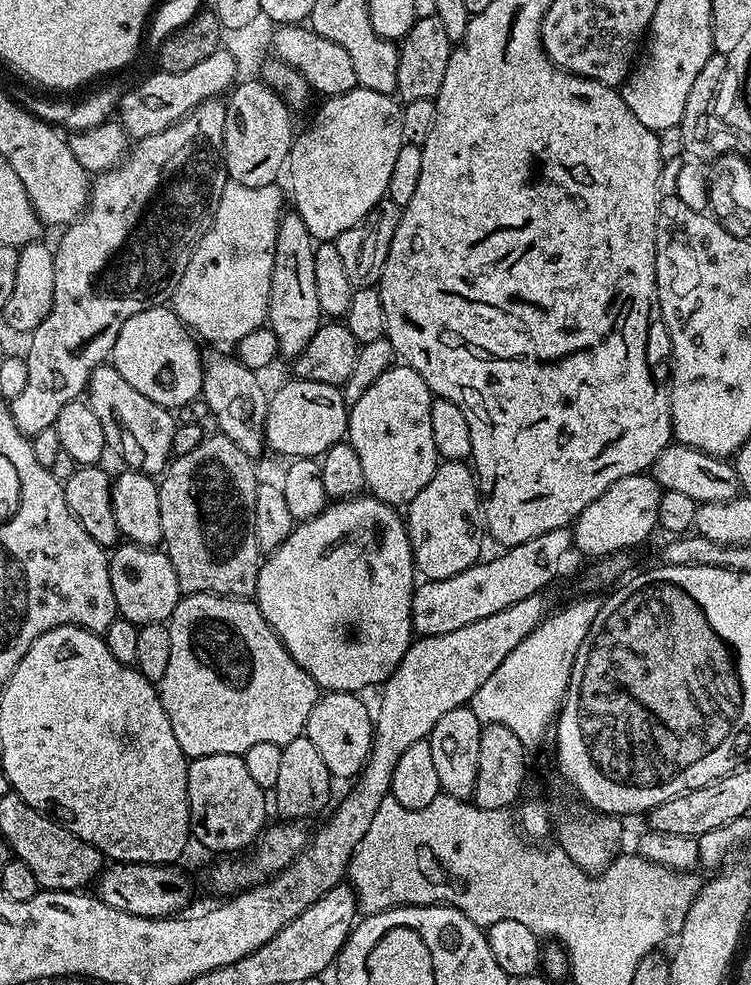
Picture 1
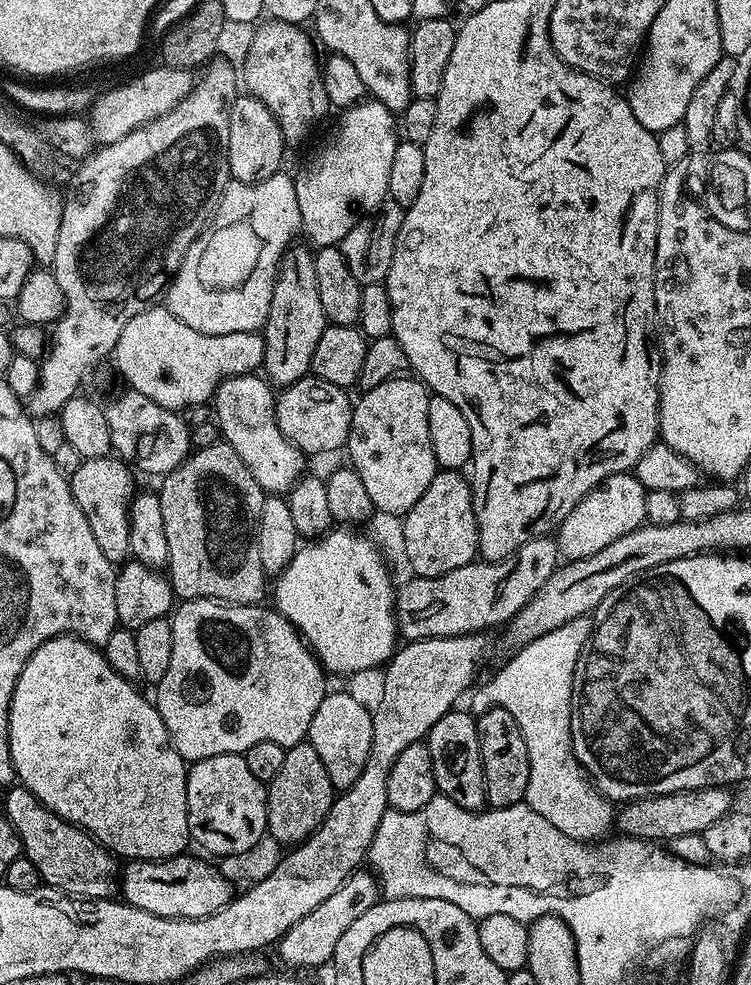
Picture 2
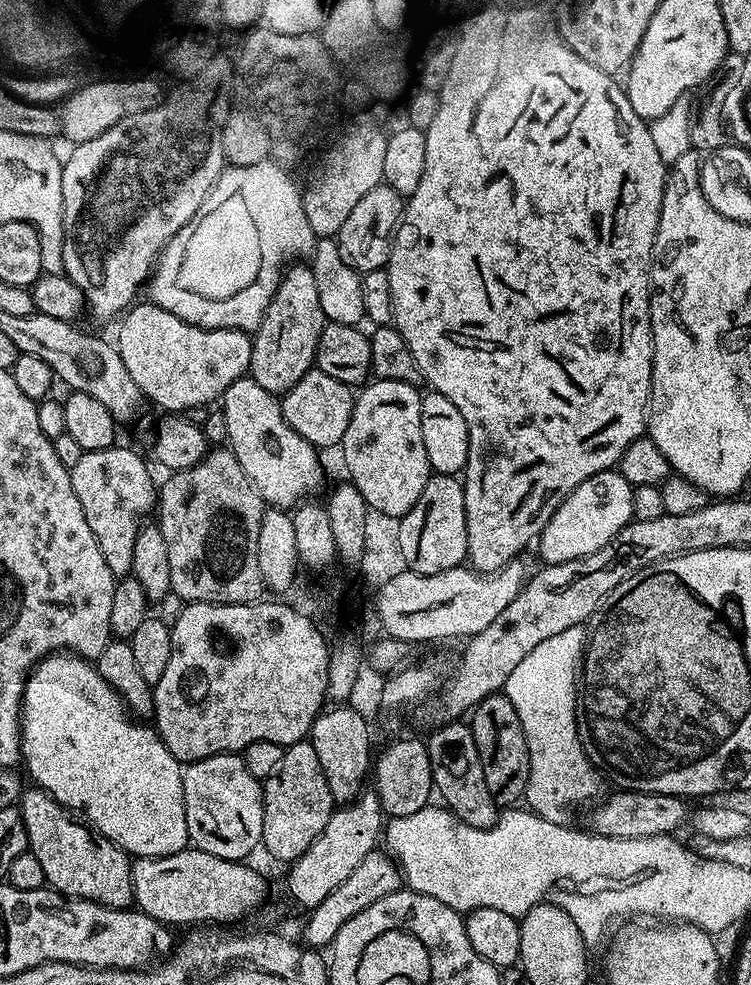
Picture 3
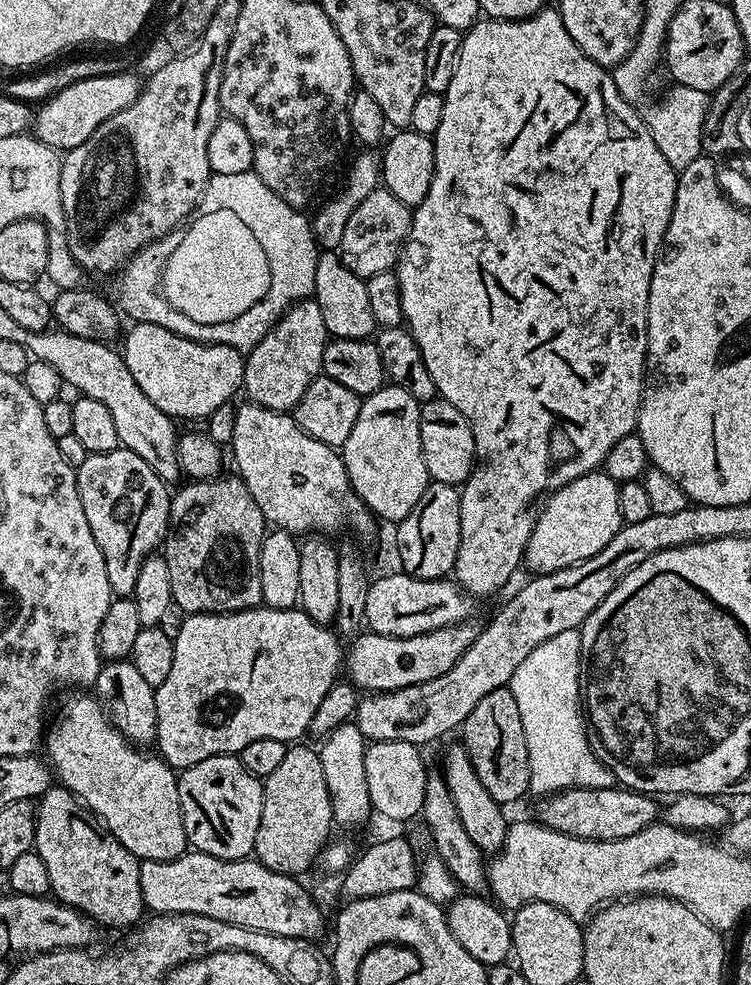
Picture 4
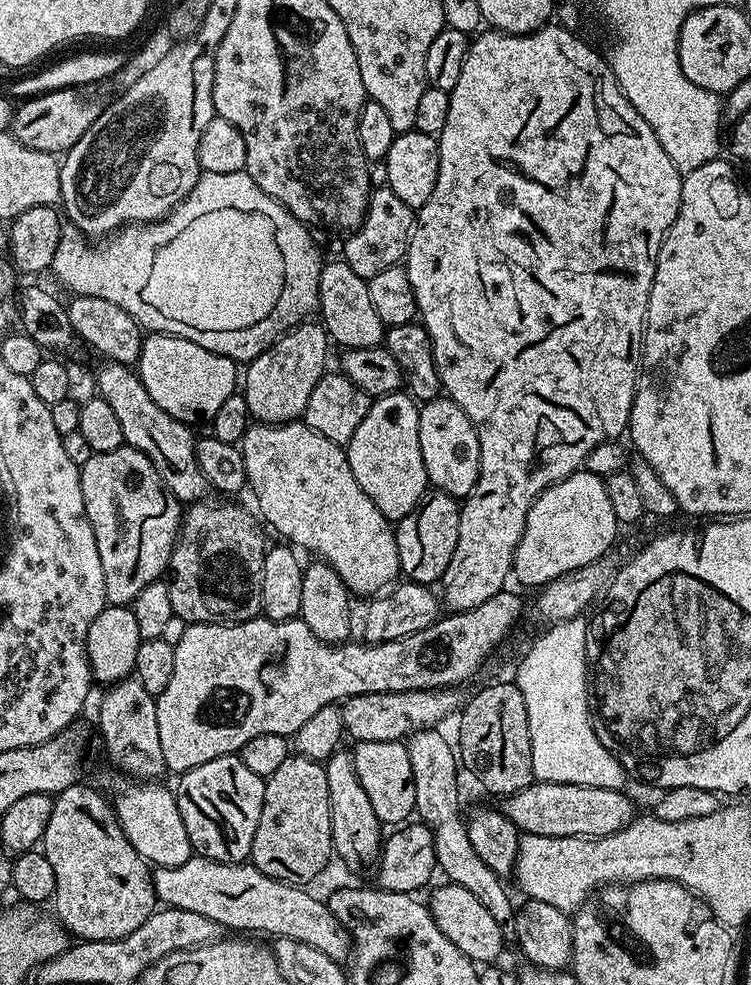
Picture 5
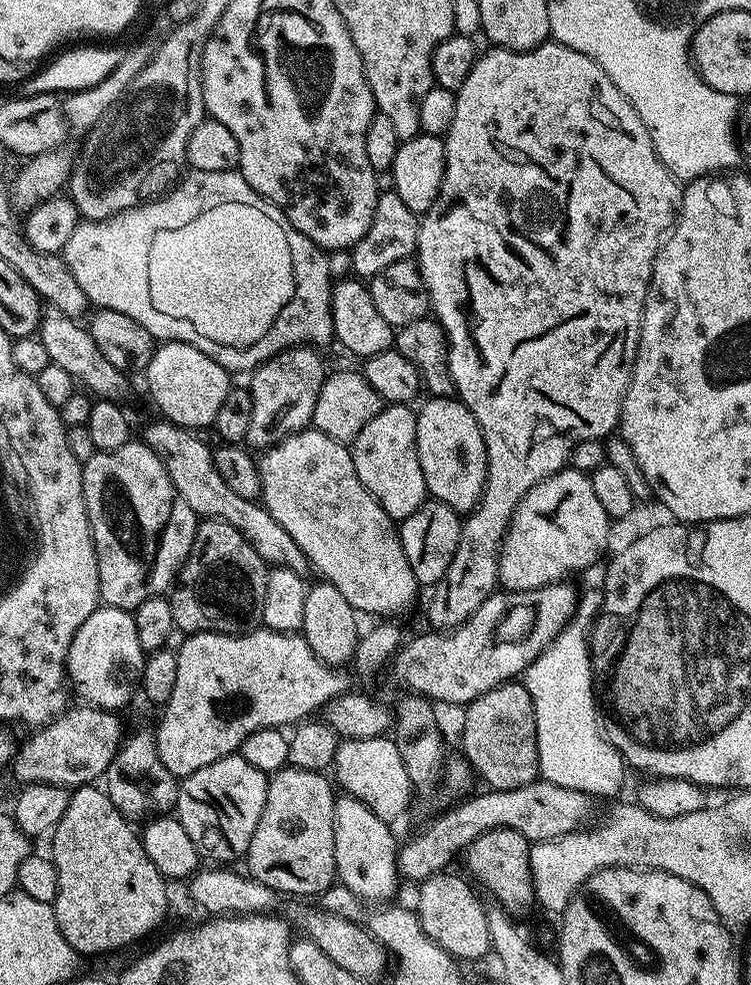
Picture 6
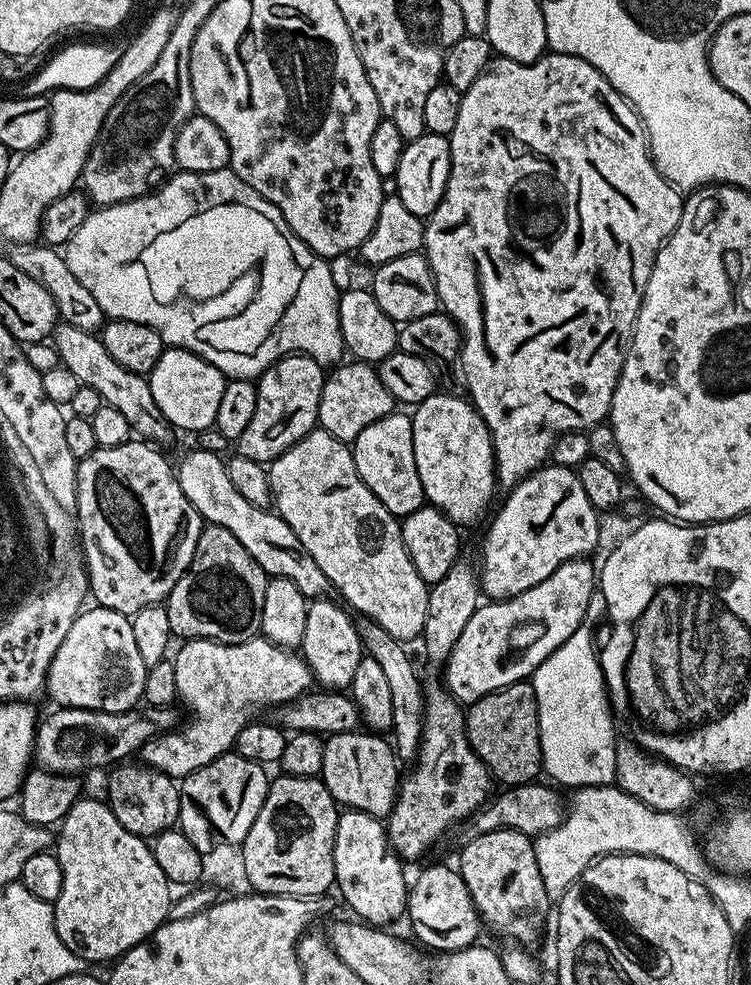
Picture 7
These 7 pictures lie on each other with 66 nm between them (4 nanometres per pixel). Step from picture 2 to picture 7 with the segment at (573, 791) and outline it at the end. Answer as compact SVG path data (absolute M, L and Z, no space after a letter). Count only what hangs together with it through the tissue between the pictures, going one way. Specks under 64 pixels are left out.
M597 590L590 598L584 623L530 677L534 698L538 702L543 771L546 776L548 772L549 781L557 780L552 782L565 784L568 790L612 784L616 778L617 725L608 703L608 688L604 685L598 636L596 640L596 623L599 620L601 623L605 616L606 598Z

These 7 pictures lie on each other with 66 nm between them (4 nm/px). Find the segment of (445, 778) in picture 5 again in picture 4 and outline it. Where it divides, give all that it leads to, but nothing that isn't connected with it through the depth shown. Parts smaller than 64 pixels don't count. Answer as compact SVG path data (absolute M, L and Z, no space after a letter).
M429 775L426 782L426 796L422 821L428 826L432 840L436 843L435 855L448 867L457 885L468 894L484 894L489 891L488 864L485 853L474 842L470 842L470 834L462 830L462 818L458 818L458 806L454 806L454 798L446 786L443 775Z

